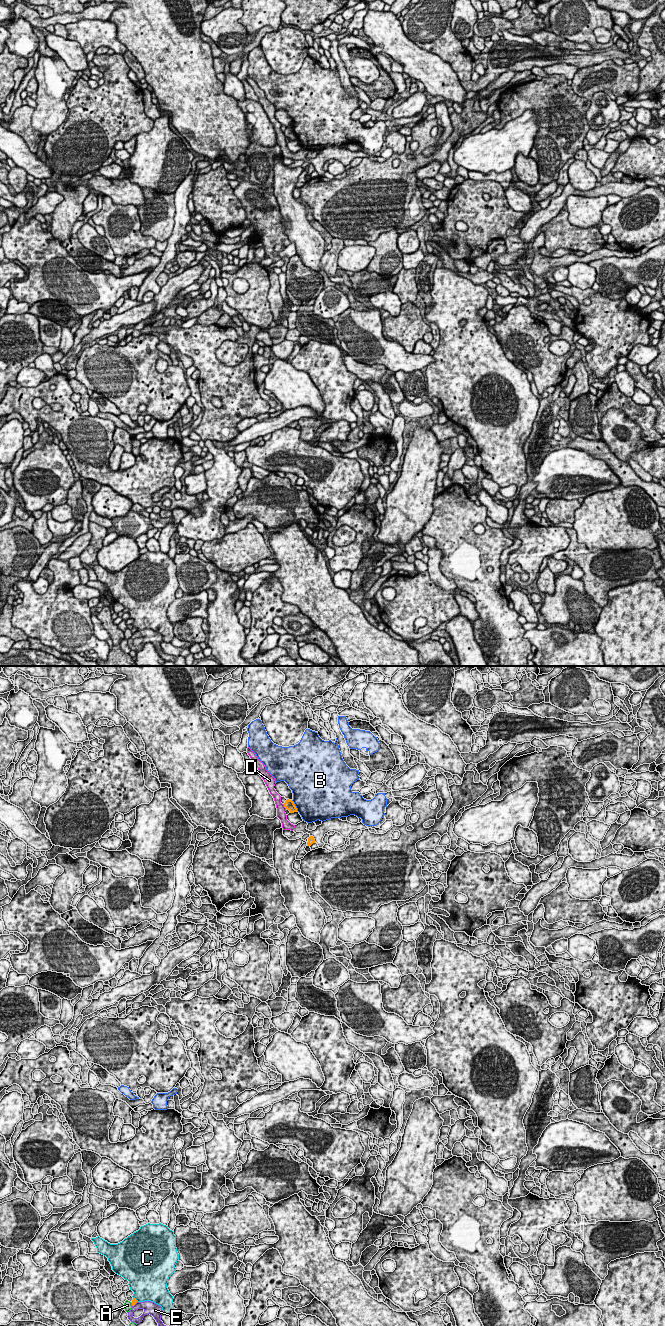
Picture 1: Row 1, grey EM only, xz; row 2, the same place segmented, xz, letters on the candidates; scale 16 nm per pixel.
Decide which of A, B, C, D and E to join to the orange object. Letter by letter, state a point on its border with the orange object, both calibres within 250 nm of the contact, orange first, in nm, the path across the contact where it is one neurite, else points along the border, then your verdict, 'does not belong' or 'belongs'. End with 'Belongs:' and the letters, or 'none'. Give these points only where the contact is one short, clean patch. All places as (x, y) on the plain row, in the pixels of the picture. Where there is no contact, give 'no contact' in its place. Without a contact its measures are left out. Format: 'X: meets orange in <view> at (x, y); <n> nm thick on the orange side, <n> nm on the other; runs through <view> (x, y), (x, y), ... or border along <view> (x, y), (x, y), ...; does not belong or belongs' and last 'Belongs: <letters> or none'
A: meets orange in xz at (132, 632); 90 nm thick on the orange side, 130 nm on the other; does not belong
B: meets orange in xz at (294, 133); 160 nm thick on the orange side, 480 nm on the other; does not belong
C: meets orange in xz at (135, 627); 90 nm thick on the orange side, 420 nm on the other; does not belong
D: meets orange in xz at (284, 134); 160 nm thick on the orange side, 140 nm on the other; border along xz (283, 132), (286, 136); does not belong
E: meets orange in xz at (134, 632); 90 nm thick on the orange side, 200 nm on the other; does not belong
Belongs: none

